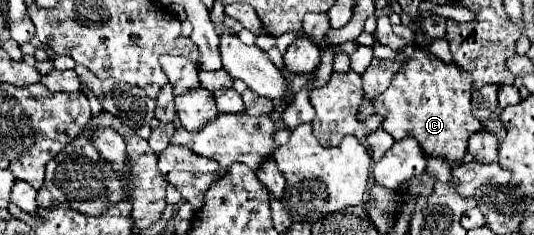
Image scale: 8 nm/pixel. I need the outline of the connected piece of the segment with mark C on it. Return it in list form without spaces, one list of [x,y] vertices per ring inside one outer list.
[[[415,46],[413,56],[401,64],[397,74],[393,74],[389,88],[373,102],[367,102],[359,114],[379,114],[385,118],[381,128],[395,140],[413,136],[419,140],[427,156],[443,154],[451,164],[461,164],[469,136],[483,128],[471,114],[471,84],[471,72],[463,68],[459,70],[455,62],[443,62],[429,50]]]

